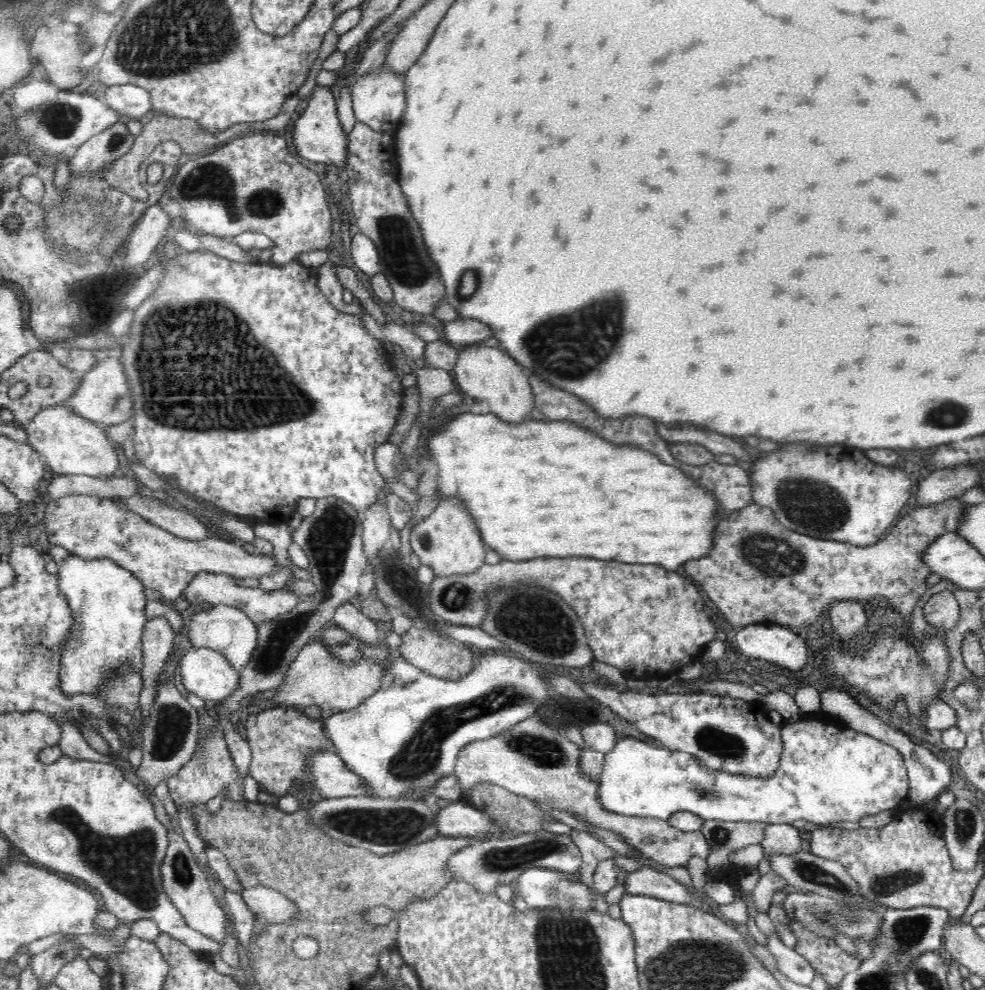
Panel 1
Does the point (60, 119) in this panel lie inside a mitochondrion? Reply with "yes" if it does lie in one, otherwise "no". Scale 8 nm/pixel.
yes

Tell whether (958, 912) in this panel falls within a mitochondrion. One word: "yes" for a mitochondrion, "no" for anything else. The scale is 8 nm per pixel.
no

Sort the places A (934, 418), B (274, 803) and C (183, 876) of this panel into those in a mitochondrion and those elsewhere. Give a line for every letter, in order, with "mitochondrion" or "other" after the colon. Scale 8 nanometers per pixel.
A: mitochondrion
B: other
C: mitochondrion

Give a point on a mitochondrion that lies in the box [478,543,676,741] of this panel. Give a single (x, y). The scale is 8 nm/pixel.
(533, 621)

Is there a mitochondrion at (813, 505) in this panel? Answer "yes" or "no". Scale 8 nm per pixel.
yes

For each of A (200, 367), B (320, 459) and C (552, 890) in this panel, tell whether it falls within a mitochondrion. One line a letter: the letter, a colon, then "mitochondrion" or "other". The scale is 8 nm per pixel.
A: mitochondrion
B: other
C: mitochondrion

